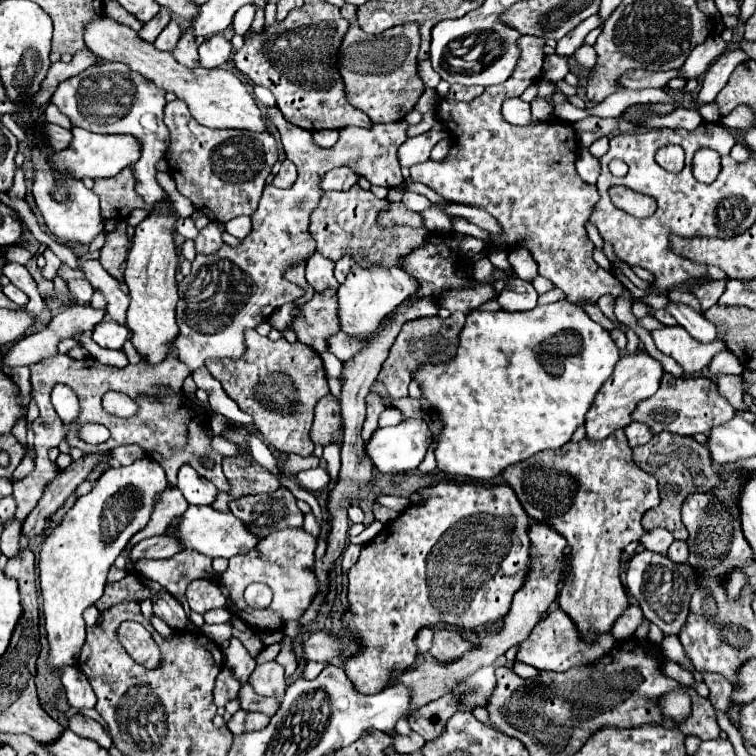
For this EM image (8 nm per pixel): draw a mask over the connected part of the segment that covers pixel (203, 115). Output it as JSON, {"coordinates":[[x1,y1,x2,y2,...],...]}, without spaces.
{"coordinates":[[109,17,95,19,85,25,83,29,85,45,105,61,119,61,125,63,131,71,141,73,155,85,159,85,165,91,173,91,179,99,187,101,187,107,191,111,191,117,195,117,197,123,211,127,211,129,241,129,241,131,255,131,265,133,269,131,269,125,257,107,257,101,253,95,245,89,245,85,229,71,229,69,183,69,171,53,157,51,153,45,143,45,139,37,135,37,135,31,127,25,121,25]]}

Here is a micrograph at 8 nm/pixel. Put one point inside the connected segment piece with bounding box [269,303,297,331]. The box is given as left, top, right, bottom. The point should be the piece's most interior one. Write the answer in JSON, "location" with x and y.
{"location":[282,319]}

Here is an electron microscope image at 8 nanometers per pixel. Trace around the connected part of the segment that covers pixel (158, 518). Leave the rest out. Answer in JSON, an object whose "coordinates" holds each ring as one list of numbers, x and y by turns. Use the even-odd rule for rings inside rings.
{"coordinates":[[169,487,167,491,163,491,153,507,153,515,151,515,151,521,147,523,145,529,141,529,136,533,125,547,123,553,126,558,126,571,133,572,134,568,130,564,129,551,138,542,151,537,151,535,157,535,157,533,165,533,167,531,167,525,173,517,177,515,183,515,187,511,189,503,185,501,183,493,177,489,177,487]]}

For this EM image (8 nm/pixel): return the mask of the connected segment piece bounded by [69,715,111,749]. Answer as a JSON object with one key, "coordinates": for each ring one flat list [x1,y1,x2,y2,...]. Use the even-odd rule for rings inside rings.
{"coordinates":[[73,715,73,717,69,719,69,729,71,729,73,733,77,733,79,737,97,741,97,743,103,745,105,749,111,747,111,739,109,739,109,735,107,735,107,733,103,731,103,727,101,727,95,719,91,719,91,717]]}

